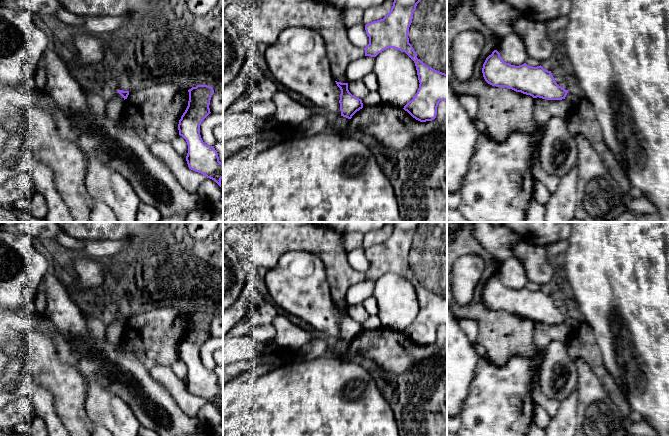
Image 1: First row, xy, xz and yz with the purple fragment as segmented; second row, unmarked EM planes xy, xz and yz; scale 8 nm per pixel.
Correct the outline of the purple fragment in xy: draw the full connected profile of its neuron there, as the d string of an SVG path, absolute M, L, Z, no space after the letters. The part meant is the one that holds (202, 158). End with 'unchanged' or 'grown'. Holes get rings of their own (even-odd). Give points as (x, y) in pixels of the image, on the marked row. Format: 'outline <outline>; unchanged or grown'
outline M197 85L188 92L188 106L178 124L179 135L188 145L188 167L214 180L221 187L223 164L214 146L205 144L200 135L201 122L211 113L209 105L214 90L211 86Z; unchanged

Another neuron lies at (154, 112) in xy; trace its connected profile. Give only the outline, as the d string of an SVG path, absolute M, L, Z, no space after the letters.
M154 84L129 92L120 122L132 127L149 147L157 141L171 142L179 135L179 120L188 101L188 90L178 84Z

